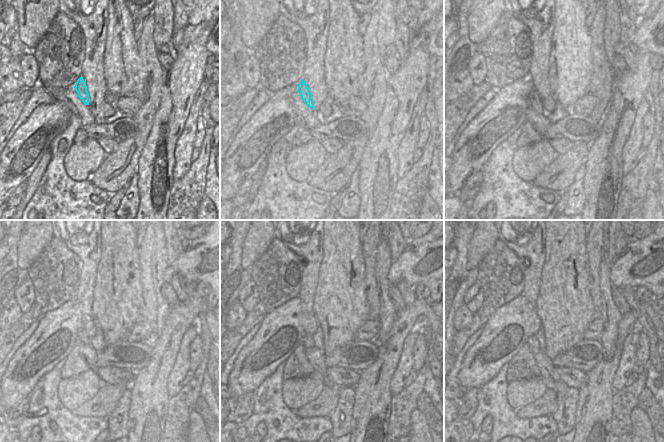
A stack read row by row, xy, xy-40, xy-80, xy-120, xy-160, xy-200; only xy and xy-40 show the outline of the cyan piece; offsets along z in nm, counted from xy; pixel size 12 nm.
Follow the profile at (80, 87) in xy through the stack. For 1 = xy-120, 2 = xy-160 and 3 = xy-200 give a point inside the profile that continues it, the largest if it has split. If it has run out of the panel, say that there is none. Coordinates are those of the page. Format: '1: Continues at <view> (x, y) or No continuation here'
1: Continues at xy-120 (82, 337)
2: Continues at xy-160 (307, 340)
3: Continues at xy-200 (533, 343).

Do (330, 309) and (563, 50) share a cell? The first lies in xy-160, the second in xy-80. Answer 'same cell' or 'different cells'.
same cell

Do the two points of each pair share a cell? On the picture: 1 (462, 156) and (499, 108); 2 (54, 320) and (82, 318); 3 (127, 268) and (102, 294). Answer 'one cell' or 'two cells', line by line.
1: one cell
2: one cell
3: one cell

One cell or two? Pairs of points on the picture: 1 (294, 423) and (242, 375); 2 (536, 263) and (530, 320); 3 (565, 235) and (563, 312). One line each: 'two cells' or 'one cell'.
1: two cells
2: two cells
3: one cell

